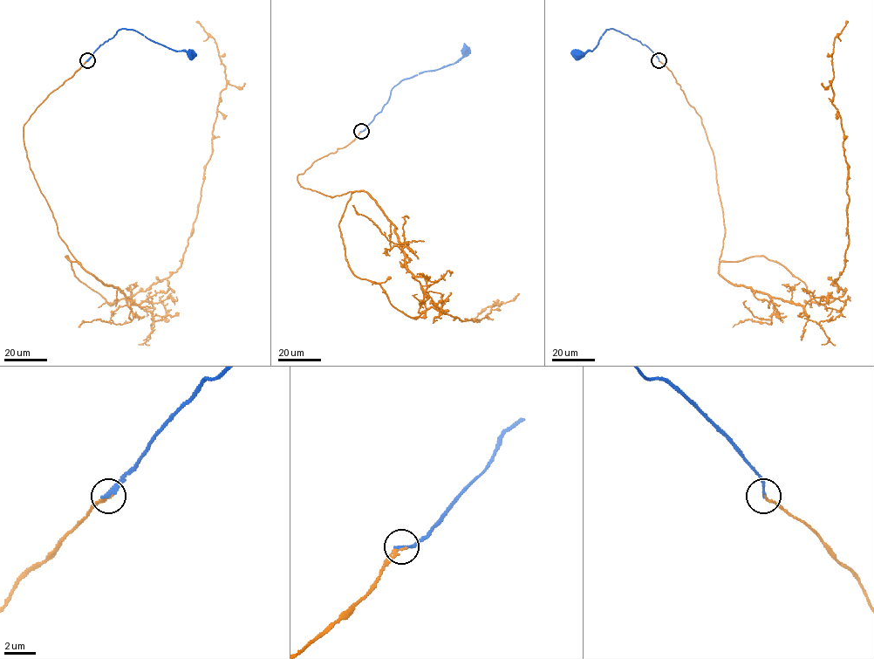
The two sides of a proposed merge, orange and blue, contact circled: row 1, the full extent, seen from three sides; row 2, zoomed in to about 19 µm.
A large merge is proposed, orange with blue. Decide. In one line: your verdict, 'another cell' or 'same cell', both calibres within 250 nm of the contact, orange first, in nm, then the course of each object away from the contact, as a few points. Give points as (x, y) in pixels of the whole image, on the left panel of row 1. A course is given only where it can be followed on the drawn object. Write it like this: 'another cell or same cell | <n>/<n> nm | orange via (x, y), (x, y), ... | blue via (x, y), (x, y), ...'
same cell | 160/220 nm | orange via (87, 60), (23, 140), (74, 275), (112, 305), (174, 272), (192, 234), (227, 82), (195, 21) | blue via (87, 60), (99, 45), (124, 29), (136, 30), (153, 41), (191, 55)

